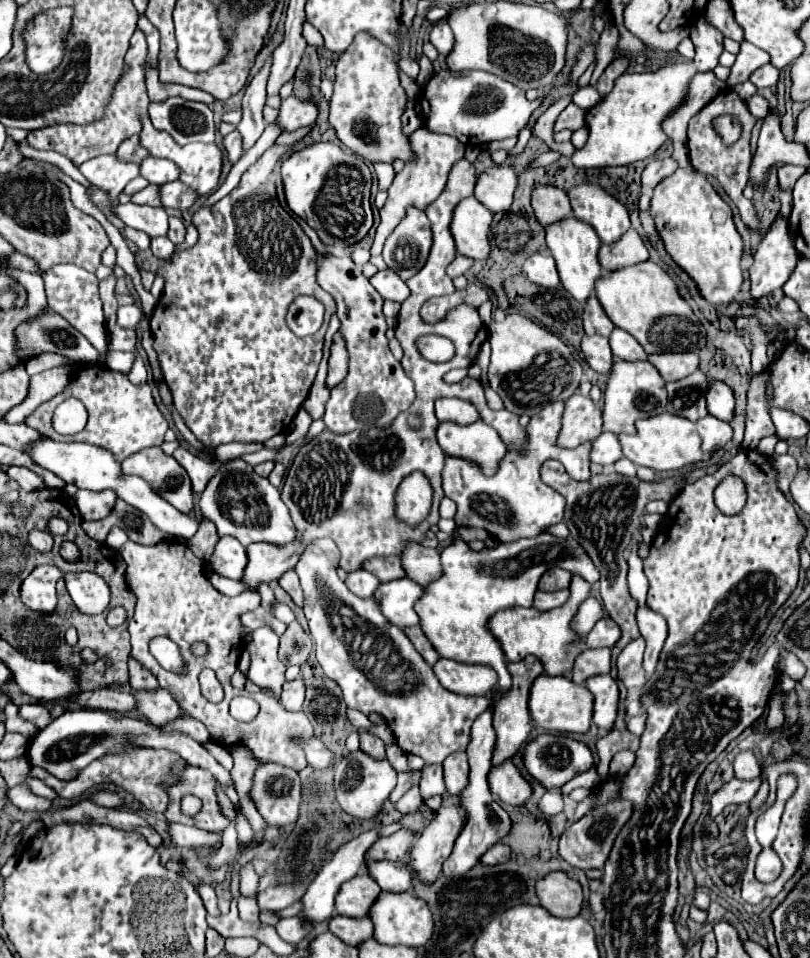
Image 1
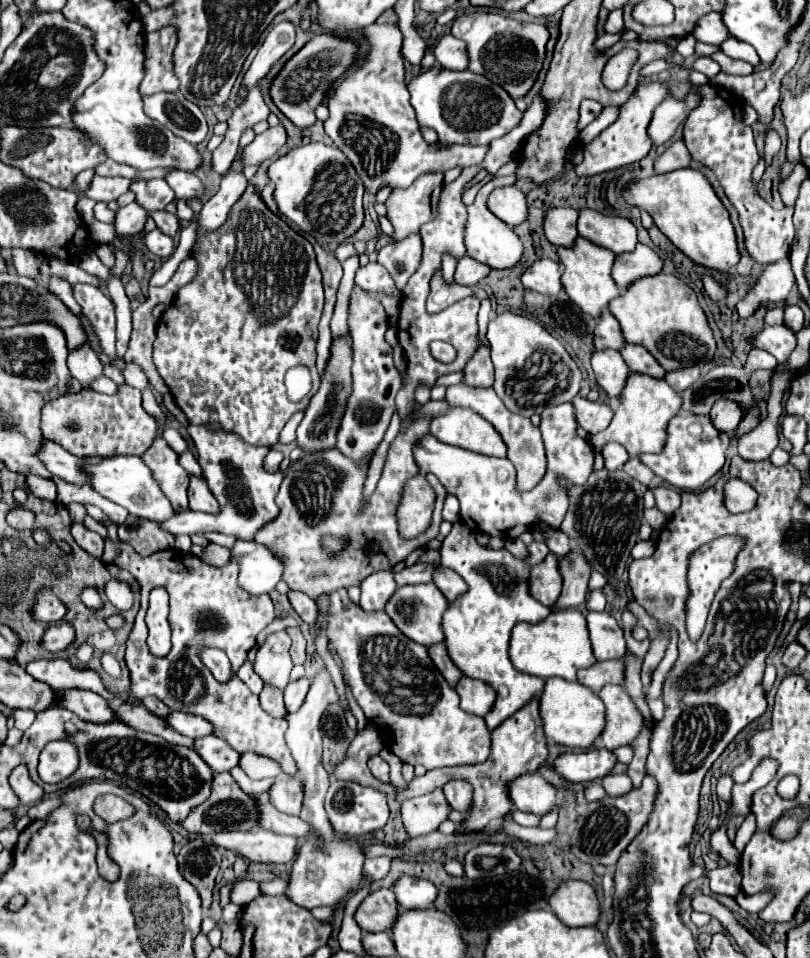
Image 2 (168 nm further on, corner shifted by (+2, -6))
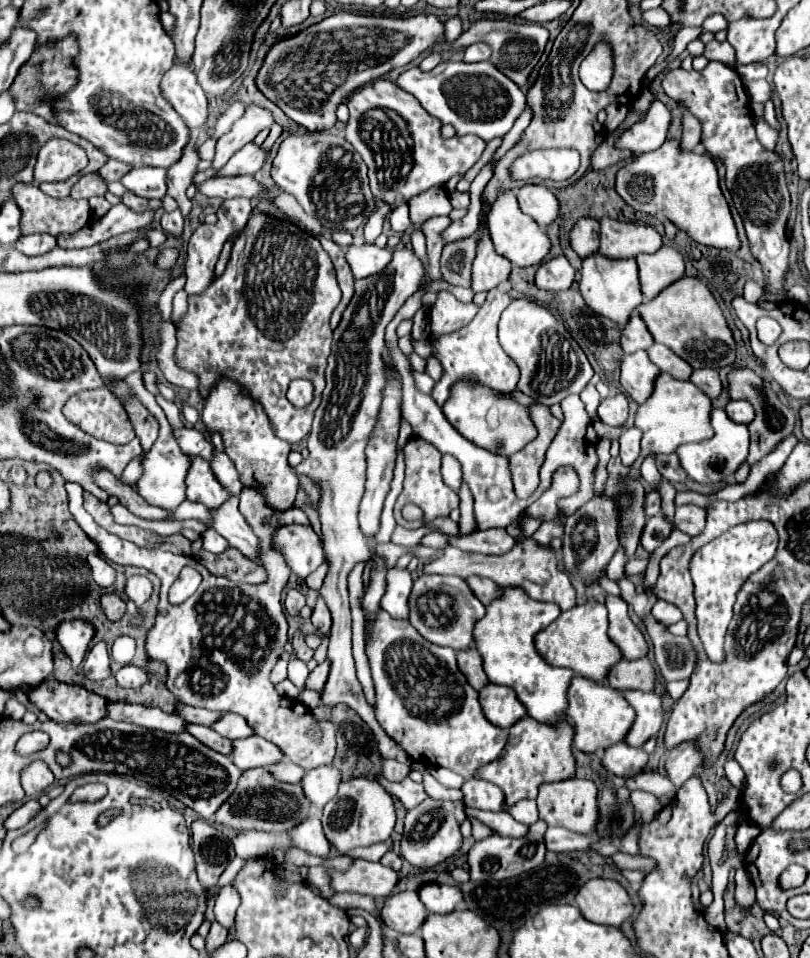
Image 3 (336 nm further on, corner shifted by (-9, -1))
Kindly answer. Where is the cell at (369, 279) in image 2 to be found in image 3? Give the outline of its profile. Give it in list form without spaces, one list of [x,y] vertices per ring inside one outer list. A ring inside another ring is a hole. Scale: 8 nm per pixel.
[[[353,244],[347,248],[347,262],[355,278],[367,278],[385,270],[393,252],[389,248],[377,248],[375,244]]]

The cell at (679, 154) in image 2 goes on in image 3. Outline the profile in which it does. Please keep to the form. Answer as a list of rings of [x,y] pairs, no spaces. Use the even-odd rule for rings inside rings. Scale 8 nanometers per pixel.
[[[683,108],[683,136],[681,136],[681,150],[693,150],[701,142],[701,124],[699,120]]]

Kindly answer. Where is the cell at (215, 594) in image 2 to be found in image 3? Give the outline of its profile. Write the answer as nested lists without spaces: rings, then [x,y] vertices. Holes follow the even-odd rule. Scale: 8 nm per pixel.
[[[65,484],[69,496],[69,510],[75,516],[81,530],[99,542],[99,550],[117,564],[125,566],[141,566],[153,572],[161,580],[157,618],[153,628],[147,632],[145,646],[151,660],[163,660],[167,664],[167,690],[183,704],[219,712],[235,712],[241,714],[247,724],[255,730],[257,736],[273,742],[283,750],[285,758],[303,770],[311,770],[317,766],[331,764],[335,756],[335,728],[331,722],[323,724],[321,742],[313,742],[305,736],[305,730],[313,724],[313,716],[307,706],[301,702],[283,698],[277,694],[273,684],[269,682],[269,672],[277,664],[279,654],[283,652],[283,644],[287,642],[287,620],[281,606],[281,592],[289,580],[289,570],[279,552],[271,550],[271,536],[275,528],[263,524],[263,518],[271,516],[271,510],[257,490],[241,490],[239,510],[247,518],[247,524],[259,534],[261,566],[267,572],[267,580],[259,586],[251,584],[235,584],[231,580],[219,578],[211,574],[201,562],[185,554],[173,554],[163,550],[147,550],[139,548],[133,542],[121,540],[119,536],[103,530],[85,510],[83,510],[83,488],[79,484]],[[183,566],[191,566],[201,572],[203,582],[199,590],[187,598],[183,604],[169,604],[167,590],[179,576]],[[231,646],[231,648],[223,648]],[[259,648],[259,658],[255,662],[253,654]]]

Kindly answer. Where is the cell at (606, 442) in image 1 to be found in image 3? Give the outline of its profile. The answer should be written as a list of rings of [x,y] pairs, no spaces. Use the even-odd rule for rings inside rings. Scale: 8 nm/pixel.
[[[627,428],[621,438],[619,438],[619,456],[625,466],[631,466],[637,456],[639,456],[639,440],[641,440],[641,430],[639,428]]]

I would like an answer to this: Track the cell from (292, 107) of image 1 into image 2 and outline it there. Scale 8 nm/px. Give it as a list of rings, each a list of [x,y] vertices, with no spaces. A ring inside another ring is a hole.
[[[278,125],[278,127],[270,127],[270,129],[266,129],[264,133],[256,135],[254,141],[242,149],[242,153],[240,153],[240,161],[242,161],[244,167],[260,165],[262,161],[270,159],[270,157],[272,157],[284,143],[286,143],[284,127],[282,127],[282,125]]]

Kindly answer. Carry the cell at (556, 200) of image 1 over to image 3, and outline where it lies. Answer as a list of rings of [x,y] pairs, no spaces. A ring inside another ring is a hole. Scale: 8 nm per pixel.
[[[579,218],[569,234],[571,248],[581,256],[589,256],[599,250],[599,222],[595,218]]]

